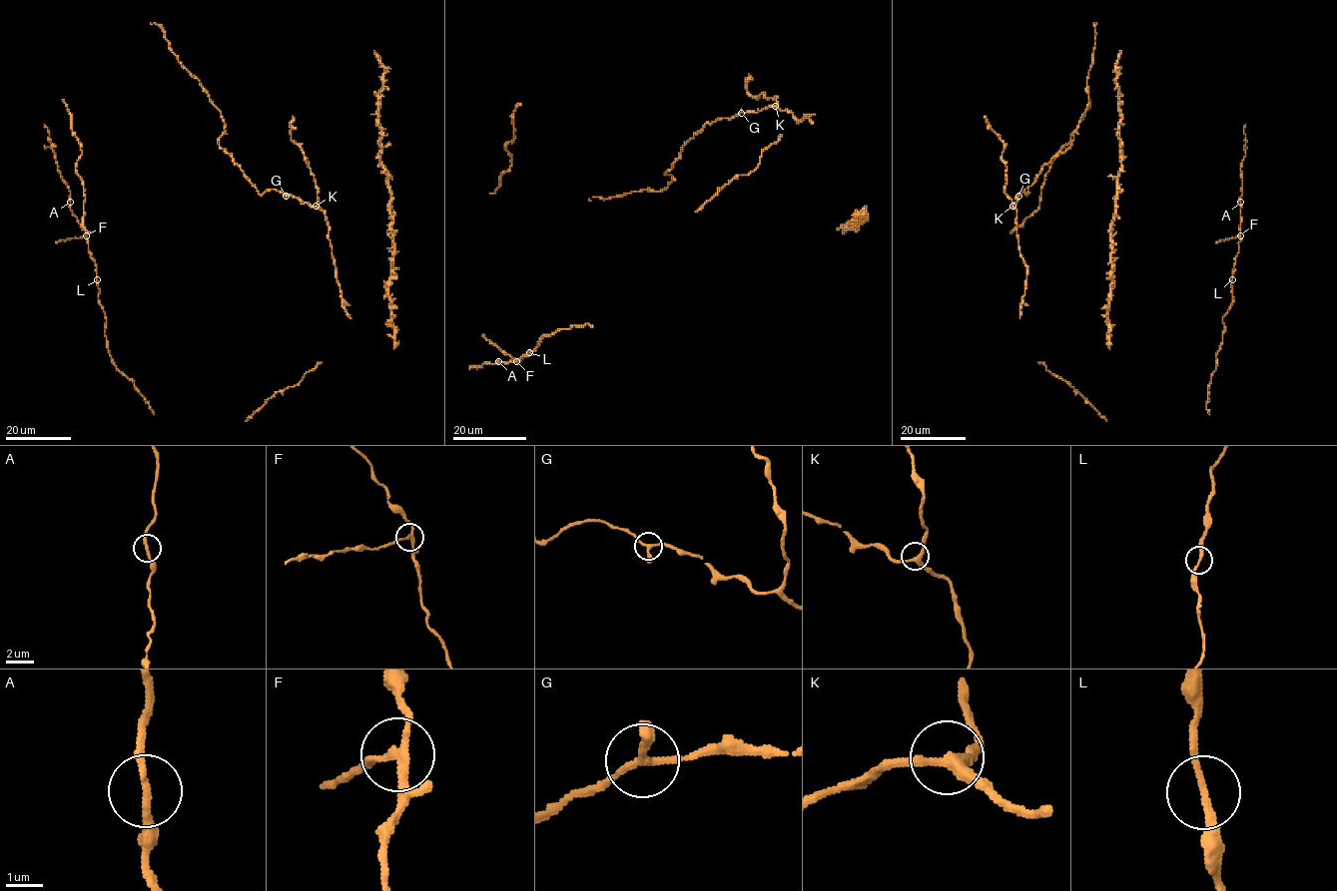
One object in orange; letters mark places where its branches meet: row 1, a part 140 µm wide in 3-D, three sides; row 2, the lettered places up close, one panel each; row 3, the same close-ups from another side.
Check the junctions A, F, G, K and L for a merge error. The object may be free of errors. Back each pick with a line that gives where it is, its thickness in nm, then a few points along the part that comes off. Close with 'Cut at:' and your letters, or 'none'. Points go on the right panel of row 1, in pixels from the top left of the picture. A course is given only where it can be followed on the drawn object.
F: at (1240, 235); 180 nm thick; foreign part runs (1240, 235), (1215, 243)
Cut at: F

